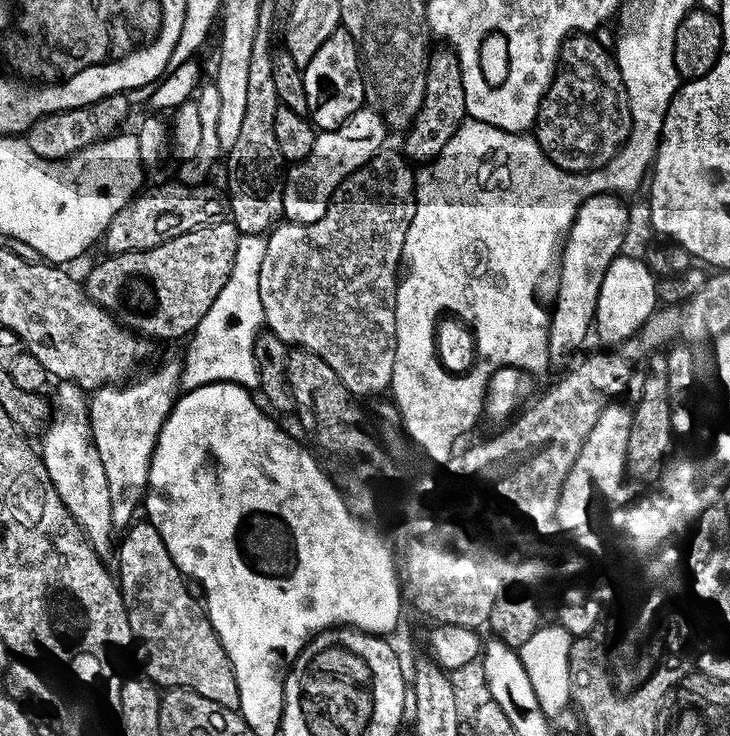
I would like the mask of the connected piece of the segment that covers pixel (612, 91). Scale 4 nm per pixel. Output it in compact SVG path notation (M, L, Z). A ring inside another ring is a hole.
M573 34L564 41L556 77L552 79L552 85L548 87L536 115L534 139L540 143L540 149L567 172L593 172L595 168L611 165L616 160L618 150L628 144L632 129L630 102L615 55L609 49L607 52L596 38L592 34Z

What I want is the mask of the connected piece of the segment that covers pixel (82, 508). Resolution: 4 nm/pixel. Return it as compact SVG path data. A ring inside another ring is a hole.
M60 382L55 386L57 387L56 397L51 397L50 400L51 407L54 409L52 421L43 429L42 435L39 437L41 440L40 444L38 443L38 451L46 466L46 474L50 478L50 482L54 482L54 490L58 490L58 498L62 498L66 510L70 510L74 522L78 522L78 526L92 543L94 551L104 558L107 557L107 552L111 548L113 551L112 535L114 535L114 529L110 514L110 486L106 486L106 470L102 470L102 458L98 458L98 450L96 445L92 443L92 423L88 421L90 400L85 389L76 384Z

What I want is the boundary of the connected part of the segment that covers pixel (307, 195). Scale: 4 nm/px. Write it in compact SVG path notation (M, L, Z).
M367 106L360 108L342 126L317 135L314 150L306 159L293 163L283 177L283 219L293 224L318 222L326 214L336 187L352 172L357 172L361 164L369 164L373 154L385 147L386 125L382 117Z

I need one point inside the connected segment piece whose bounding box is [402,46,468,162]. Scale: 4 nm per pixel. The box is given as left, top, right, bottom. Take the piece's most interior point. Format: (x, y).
(443, 110)

